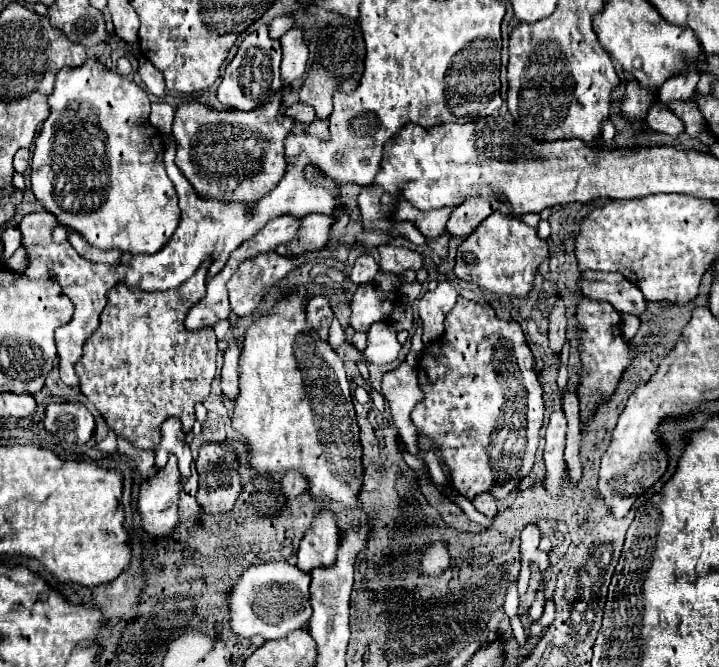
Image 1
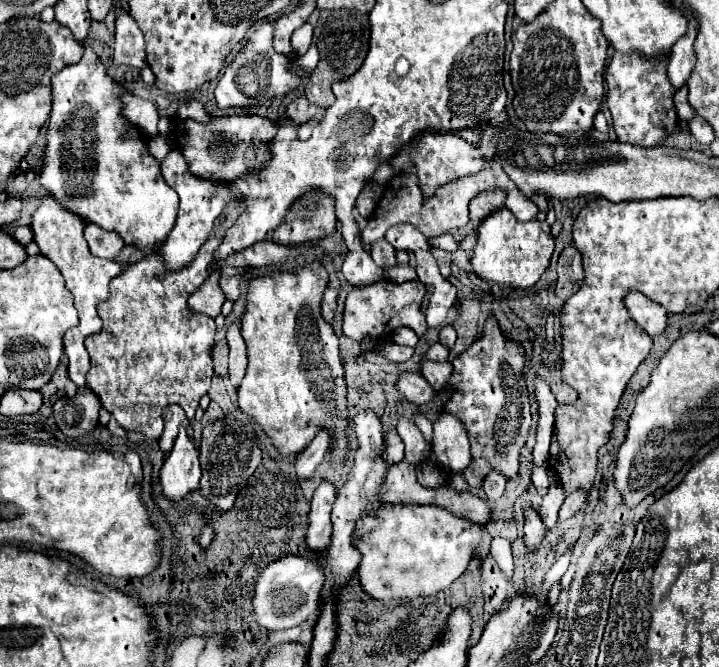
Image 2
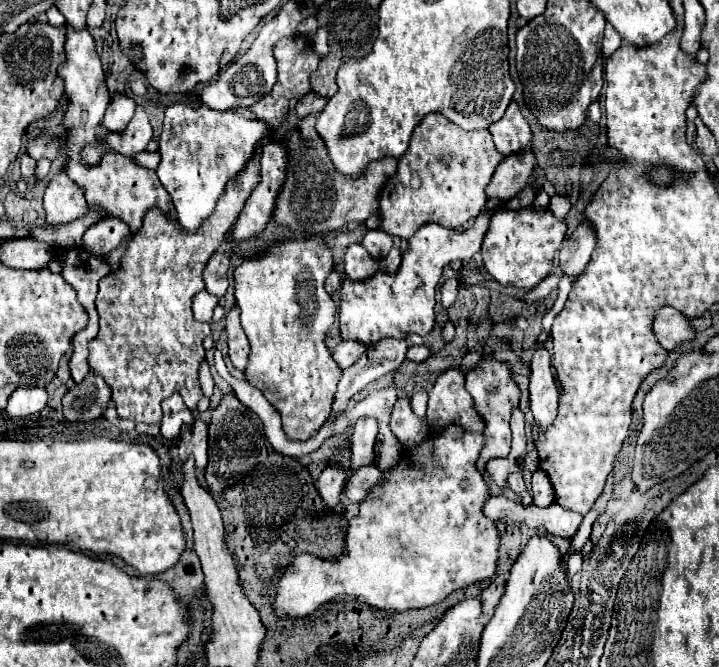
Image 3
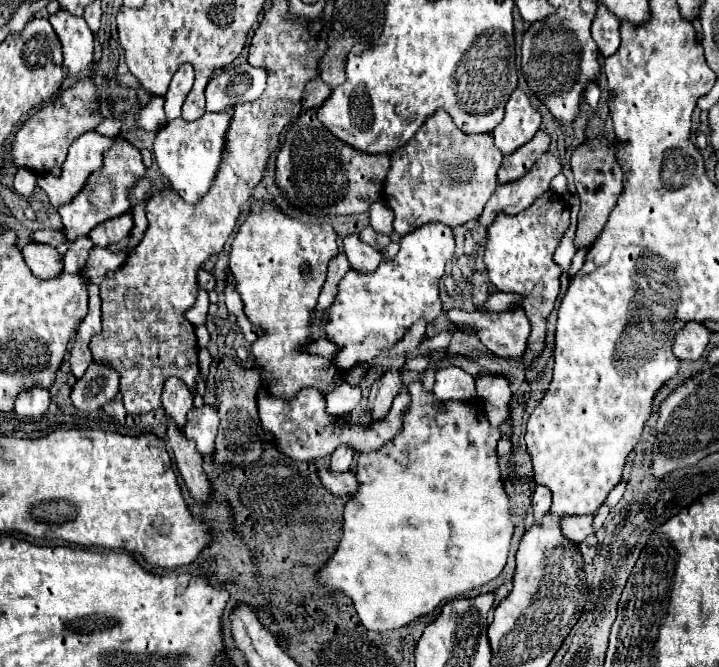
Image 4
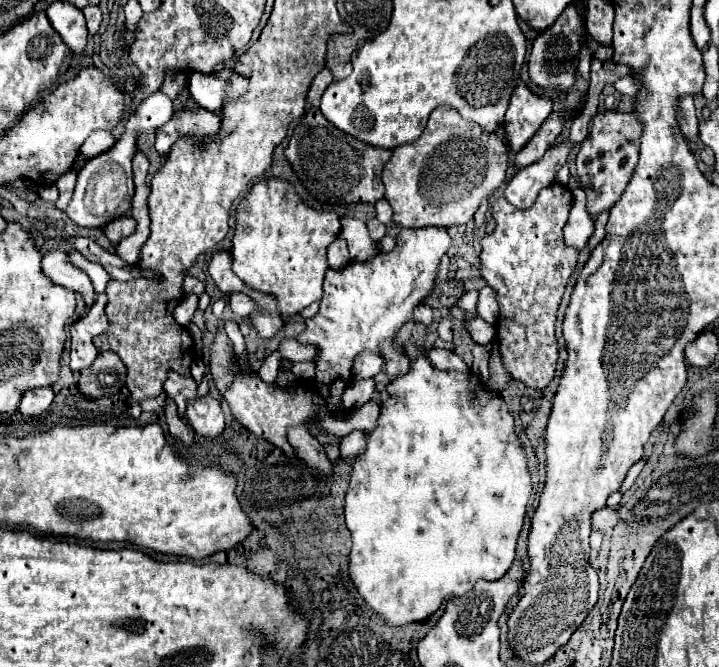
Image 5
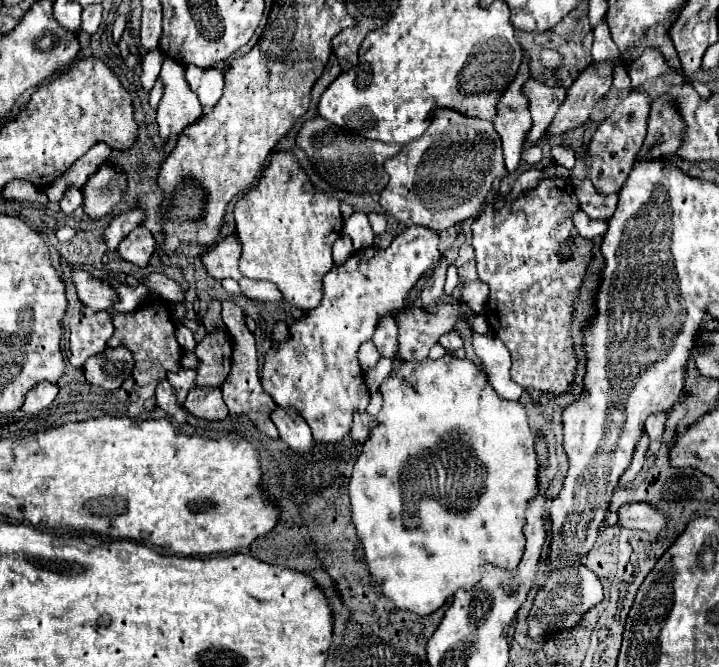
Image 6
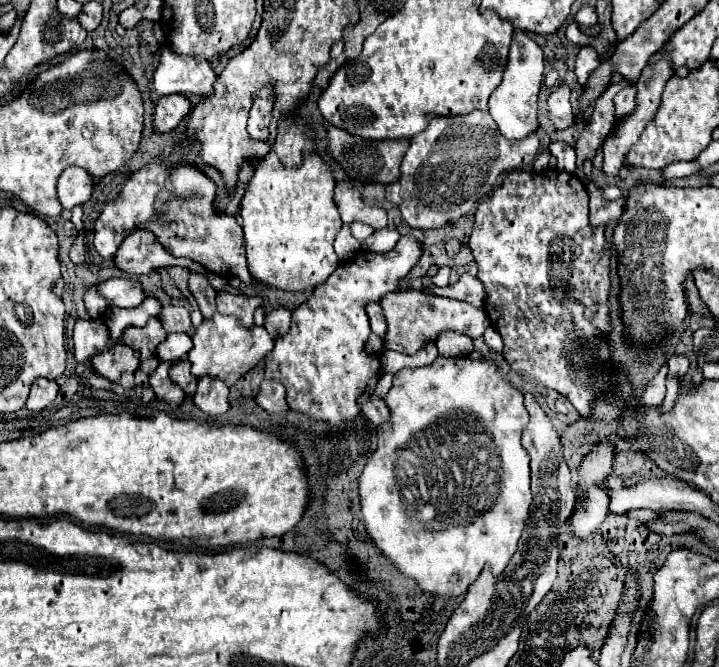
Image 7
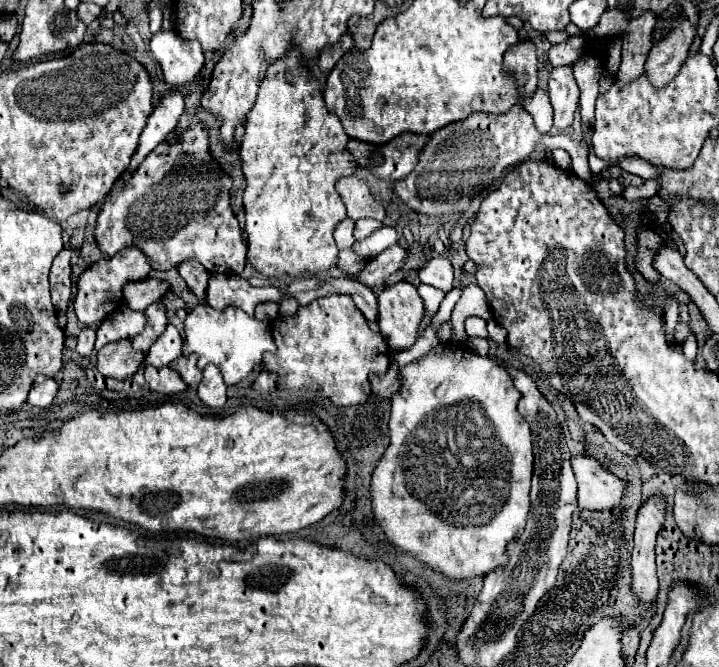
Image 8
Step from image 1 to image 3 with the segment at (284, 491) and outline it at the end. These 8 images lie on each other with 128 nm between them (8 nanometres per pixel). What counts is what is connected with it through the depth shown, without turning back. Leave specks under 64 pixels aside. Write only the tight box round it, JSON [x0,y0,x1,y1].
[332,338,406,414]

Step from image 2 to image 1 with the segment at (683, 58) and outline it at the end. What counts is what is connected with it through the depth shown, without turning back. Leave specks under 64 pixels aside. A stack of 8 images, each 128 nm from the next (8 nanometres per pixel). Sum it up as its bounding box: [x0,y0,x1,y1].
[658,68,700,106]

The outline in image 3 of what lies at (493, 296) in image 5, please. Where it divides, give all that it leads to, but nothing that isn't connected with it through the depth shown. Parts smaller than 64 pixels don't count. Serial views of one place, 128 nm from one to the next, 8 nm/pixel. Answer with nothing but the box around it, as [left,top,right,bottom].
[526,268,562,302]

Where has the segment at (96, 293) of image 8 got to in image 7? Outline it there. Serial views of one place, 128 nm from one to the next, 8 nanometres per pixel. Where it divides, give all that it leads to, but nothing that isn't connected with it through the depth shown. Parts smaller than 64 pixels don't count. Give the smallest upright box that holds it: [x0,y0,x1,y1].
[84,230,238,318]

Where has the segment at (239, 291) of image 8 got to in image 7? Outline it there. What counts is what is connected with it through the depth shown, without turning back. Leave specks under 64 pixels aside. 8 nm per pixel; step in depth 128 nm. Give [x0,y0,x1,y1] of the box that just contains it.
[216,292,388,338]

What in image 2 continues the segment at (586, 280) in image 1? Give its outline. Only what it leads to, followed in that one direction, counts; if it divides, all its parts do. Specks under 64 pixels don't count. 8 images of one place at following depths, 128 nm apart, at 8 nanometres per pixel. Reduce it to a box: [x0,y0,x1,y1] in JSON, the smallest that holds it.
[624,292,668,336]

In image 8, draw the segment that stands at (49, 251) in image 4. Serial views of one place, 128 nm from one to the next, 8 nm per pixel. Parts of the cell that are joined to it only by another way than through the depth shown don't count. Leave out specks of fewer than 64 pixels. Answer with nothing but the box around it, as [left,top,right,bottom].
[122,278,168,312]

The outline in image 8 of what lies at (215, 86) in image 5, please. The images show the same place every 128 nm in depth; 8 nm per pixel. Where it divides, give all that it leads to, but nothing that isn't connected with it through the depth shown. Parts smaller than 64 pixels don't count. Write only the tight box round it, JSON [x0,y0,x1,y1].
[150,30,204,90]

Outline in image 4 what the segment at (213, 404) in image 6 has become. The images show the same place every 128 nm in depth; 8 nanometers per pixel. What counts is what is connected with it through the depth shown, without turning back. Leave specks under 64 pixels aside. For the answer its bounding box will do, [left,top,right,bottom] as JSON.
[184,406,218,456]

